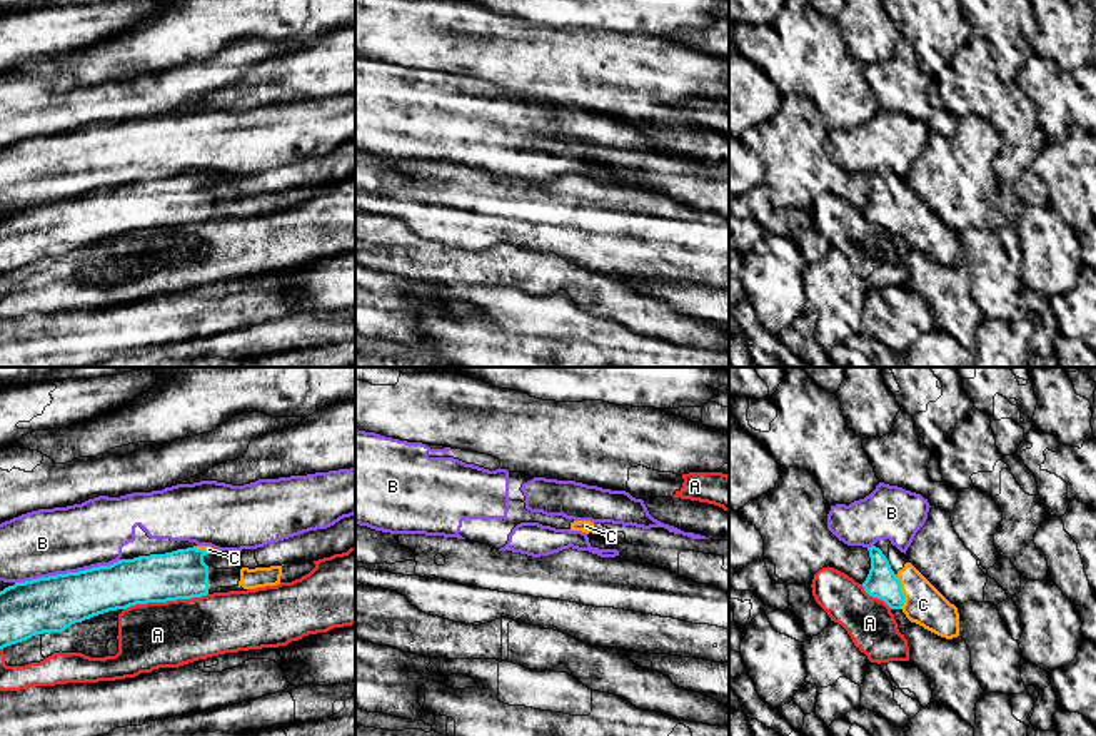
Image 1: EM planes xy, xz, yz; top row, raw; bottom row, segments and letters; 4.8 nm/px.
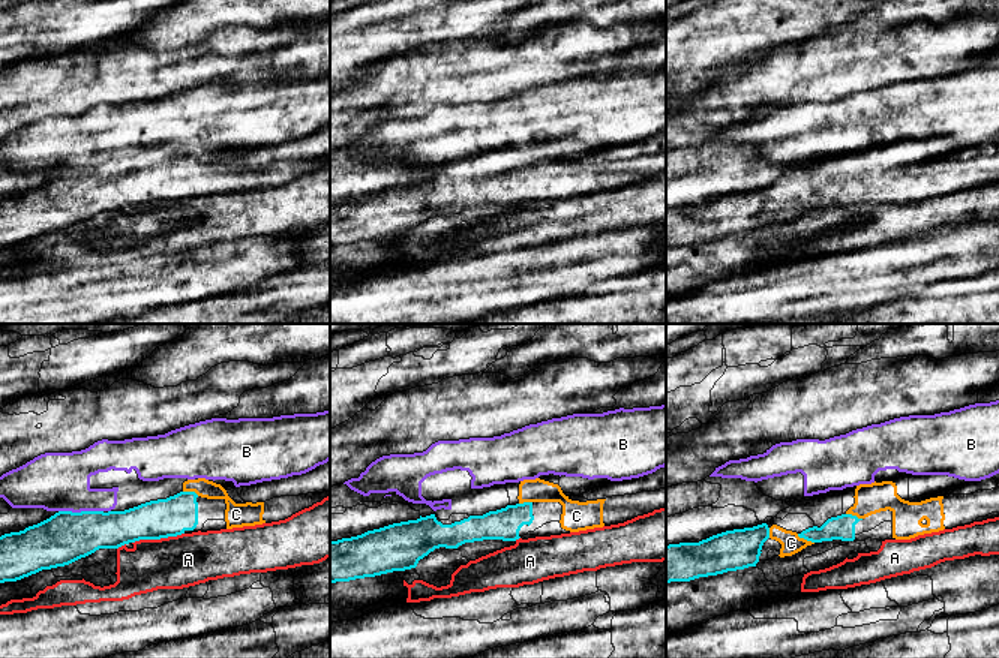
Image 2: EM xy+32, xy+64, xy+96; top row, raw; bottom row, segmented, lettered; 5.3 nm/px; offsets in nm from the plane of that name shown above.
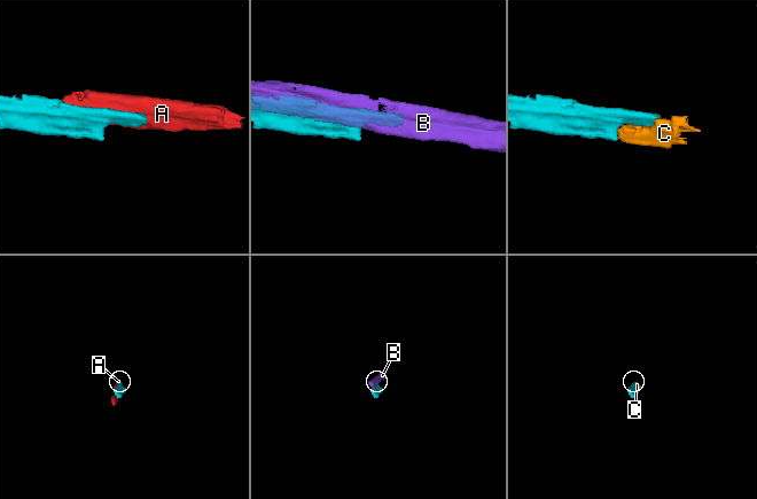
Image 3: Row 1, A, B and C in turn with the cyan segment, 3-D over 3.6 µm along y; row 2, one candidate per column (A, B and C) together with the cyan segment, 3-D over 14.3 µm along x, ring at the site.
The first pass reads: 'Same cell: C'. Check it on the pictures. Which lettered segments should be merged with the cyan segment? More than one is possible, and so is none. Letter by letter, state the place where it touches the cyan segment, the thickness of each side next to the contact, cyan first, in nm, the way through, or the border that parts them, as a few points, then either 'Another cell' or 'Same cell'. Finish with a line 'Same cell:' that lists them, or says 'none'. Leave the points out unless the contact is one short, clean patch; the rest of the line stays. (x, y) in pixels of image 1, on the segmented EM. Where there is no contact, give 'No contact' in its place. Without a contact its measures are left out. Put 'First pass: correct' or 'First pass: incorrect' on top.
First pass: correct
A: Touches cyan at xy (165, 601). Thickness 240 nm (cyan) against 320 nm. Another cell
B: Touches cyan at xy (67, 573). Thickness 280 nm (cyan) against 320 nm. Another cell
C: Touches cyan at yz (901, 591). Thickness 150 nm (cyan) against 190 nm. Same cell
Same cell: C

